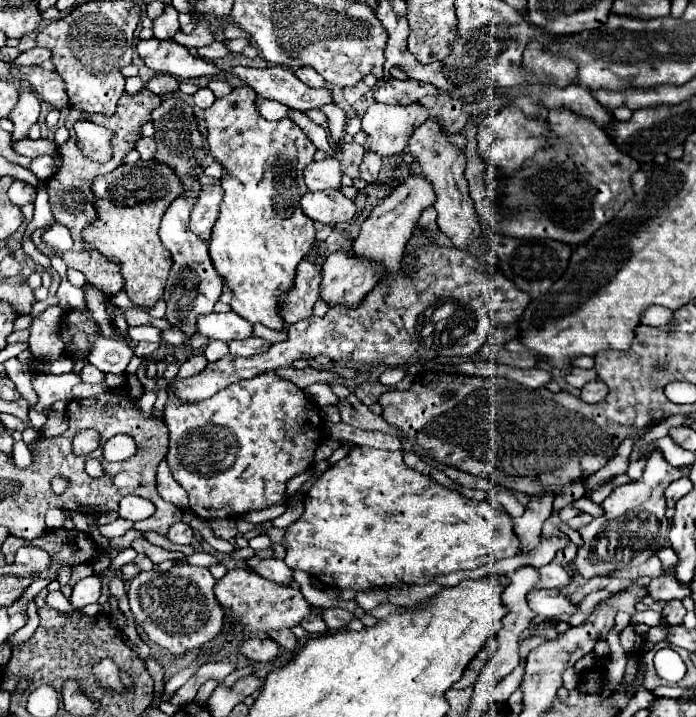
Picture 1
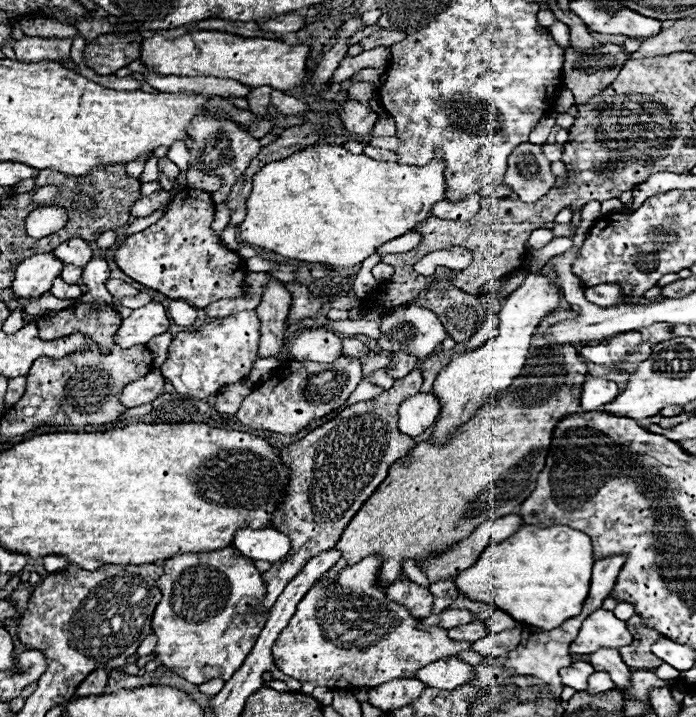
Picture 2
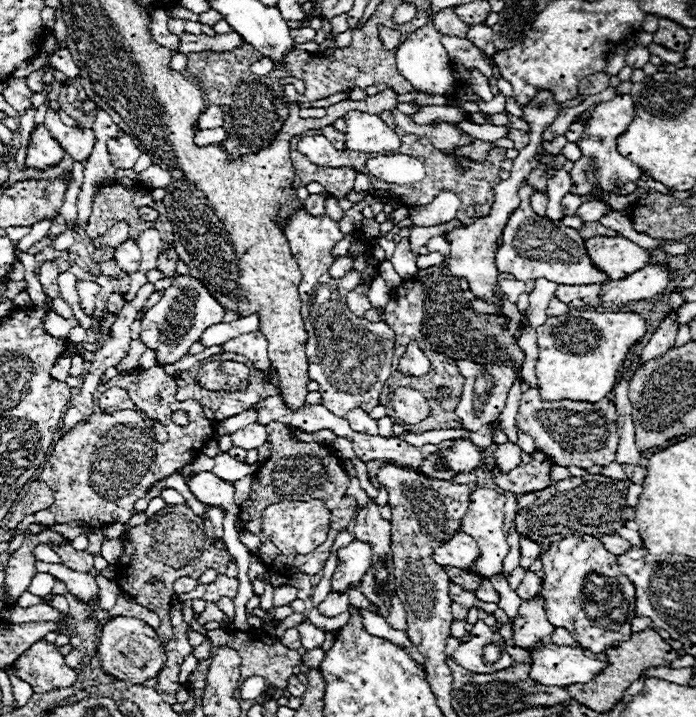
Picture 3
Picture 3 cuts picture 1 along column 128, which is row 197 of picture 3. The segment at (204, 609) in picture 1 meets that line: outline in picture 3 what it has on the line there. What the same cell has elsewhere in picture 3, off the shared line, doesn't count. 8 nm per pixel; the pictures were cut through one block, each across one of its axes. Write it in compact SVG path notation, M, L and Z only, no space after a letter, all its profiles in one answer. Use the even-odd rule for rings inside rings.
M628 94L602 102L590 112L582 138L576 142L582 156L580 156L580 160L574 162L574 168L570 170L570 178L578 190L578 196L588 198L588 200L600 200L594 194L594 186L600 186L604 192L614 192L616 186L624 186L626 182L634 182L640 178L640 168L636 168L636 164L632 164L632 160L624 158L616 150L616 138L628 128L632 118L634 118L634 104Z

